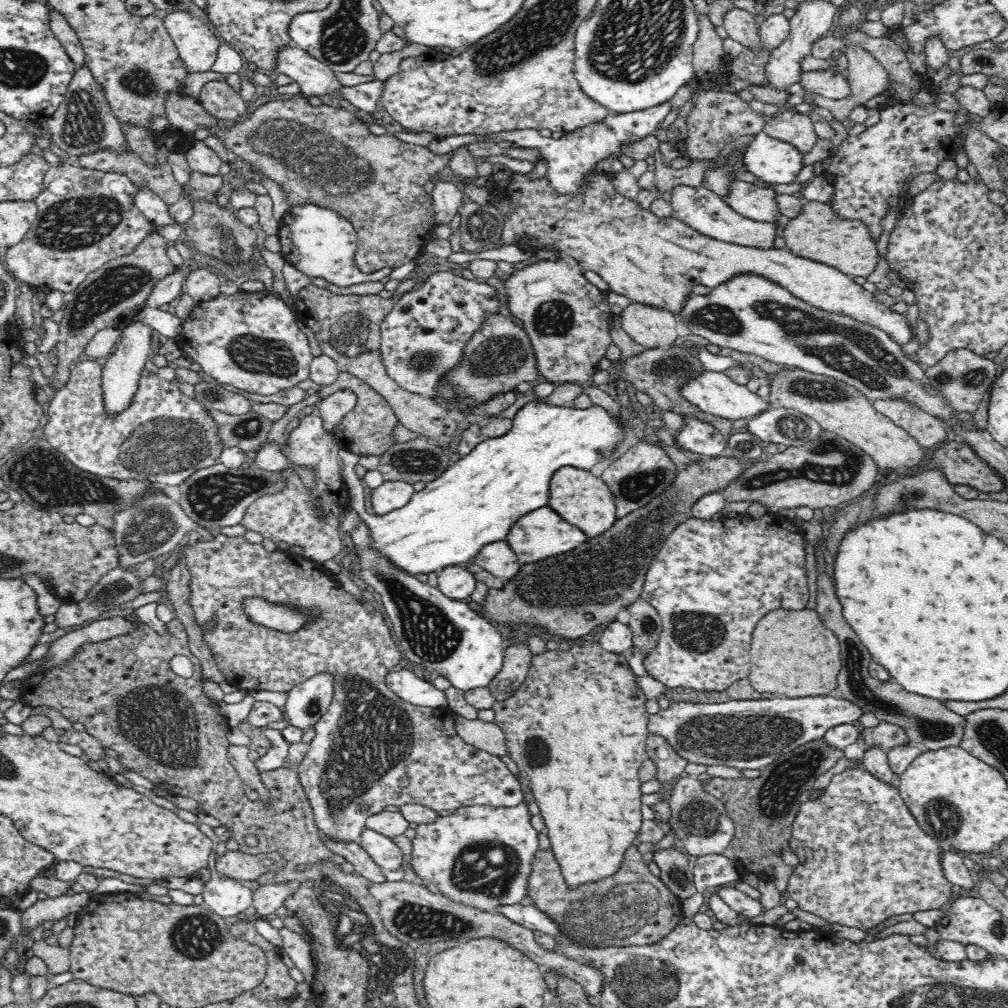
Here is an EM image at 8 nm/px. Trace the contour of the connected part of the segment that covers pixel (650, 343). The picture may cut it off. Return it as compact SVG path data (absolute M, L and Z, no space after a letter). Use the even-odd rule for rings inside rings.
M631 302L618 317L630 339L647 349L670 347L680 336L676 316L663 308Z

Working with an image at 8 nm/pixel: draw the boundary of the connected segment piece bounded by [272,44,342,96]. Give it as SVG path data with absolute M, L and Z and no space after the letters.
M294 44L276 48L276 64L272 70L277 76L284 74L298 82L302 92L308 96L334 94L338 88L342 88L333 70Z

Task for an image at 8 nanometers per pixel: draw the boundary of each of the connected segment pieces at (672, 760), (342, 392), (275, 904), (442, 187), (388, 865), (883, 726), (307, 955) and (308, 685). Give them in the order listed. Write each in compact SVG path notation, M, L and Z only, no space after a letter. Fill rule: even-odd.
M649 733L645 745L647 757L656 765L655 779L662 786L670 786L686 773L687 761L667 744L664 737Z
M348 388L337 390L317 404L322 427L329 433L356 406L357 396Z
M296 881L259 885L252 892L252 906L256 909L256 914L263 919L274 916L276 909L284 904L290 894L296 892L296 888Z
M438 182L431 192L434 219L439 224L450 224L466 200L458 184Z
M365 829L361 834L361 847L385 872L402 870L403 856L400 847L384 835Z
M880 721L874 728L866 728L858 732L857 738L864 740L868 747L866 752L872 748L880 748L886 754L898 746L908 746L910 742L906 729L887 721Z
M282 926L278 929L280 936L283 940L283 948L286 950L286 954L290 955L290 958L294 962L294 965L303 975L303 980L306 982L312 982L314 980L316 968L315 968L315 956L311 943L304 941L300 937L300 933L296 933L288 927Z
M317 674L306 682L298 683L287 693L284 713L292 727L306 733L327 714L333 696L333 677Z

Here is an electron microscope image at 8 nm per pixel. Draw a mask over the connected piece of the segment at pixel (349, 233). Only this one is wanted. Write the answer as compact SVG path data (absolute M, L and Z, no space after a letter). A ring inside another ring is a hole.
M312 202L290 207L284 214L284 219L280 221L276 236L280 239L279 253L285 263L294 265L307 277L323 278L330 285L348 288L356 284L381 282L394 272L394 269L389 267L371 274L360 271L355 260L357 233L354 226L344 216Z

